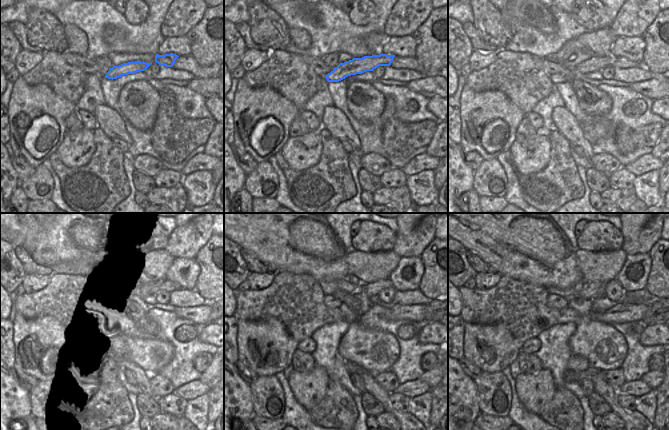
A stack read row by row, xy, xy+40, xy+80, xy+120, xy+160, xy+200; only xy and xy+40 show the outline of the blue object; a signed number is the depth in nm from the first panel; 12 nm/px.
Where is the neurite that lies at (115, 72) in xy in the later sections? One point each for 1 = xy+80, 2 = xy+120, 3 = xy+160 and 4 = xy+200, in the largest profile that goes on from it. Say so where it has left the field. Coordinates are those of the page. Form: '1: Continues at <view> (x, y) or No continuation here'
1: Continues at xy+80 (596, 63)
2: Continues at xy+120 (143, 289)
3: Continues at xy+160 (331, 302)
4: Continues at xy+200 (554, 301)

